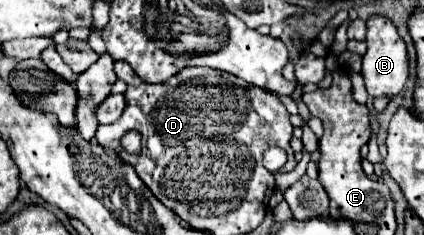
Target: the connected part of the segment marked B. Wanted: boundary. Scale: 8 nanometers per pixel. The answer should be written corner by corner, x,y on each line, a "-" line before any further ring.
372,16
366,22
366,26
368,26
368,36
366,36
368,50
364,54
364,64
362,64
362,78
366,82
366,92
372,98
378,98
378,96
394,98
394,96
400,94
400,90
404,88
404,82
408,78
406,44
400,38
394,24
384,16

